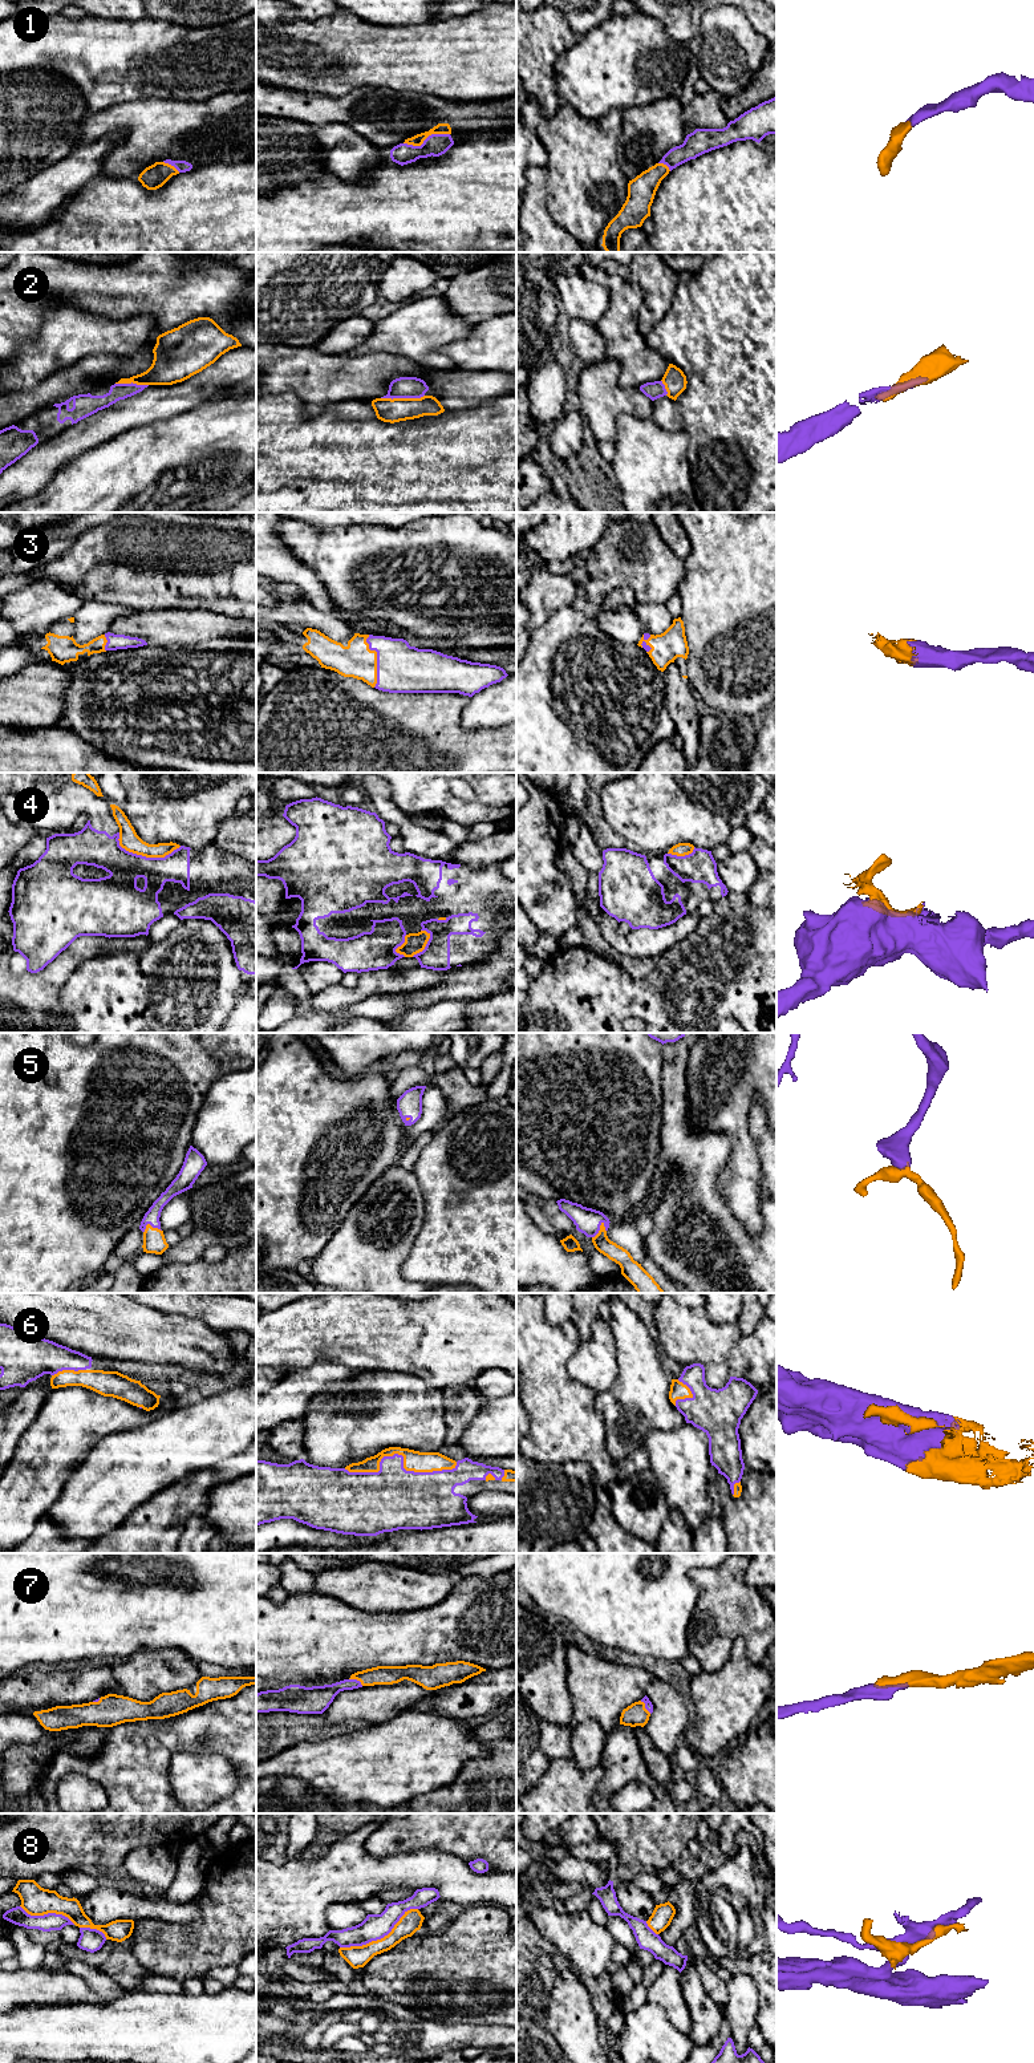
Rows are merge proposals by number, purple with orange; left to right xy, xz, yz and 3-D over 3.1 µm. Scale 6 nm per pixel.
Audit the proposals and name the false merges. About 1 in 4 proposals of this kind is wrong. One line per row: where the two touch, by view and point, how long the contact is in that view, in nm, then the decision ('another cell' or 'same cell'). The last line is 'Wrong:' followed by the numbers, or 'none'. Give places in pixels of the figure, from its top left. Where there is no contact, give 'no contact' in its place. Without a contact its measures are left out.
1: meets purple in xz at (426, 138); contact 280 nm long; same cell
2: meets purple in xz at (402, 397); contact 260 nm long; same cell
3: meets purple in xz at (377, 660); contact 320 nm long; same cell
4: meets purple in xy at (147, 858); contact 400 nm long; another cell
5: meets purple in yz at (599, 1229); contact 120 nm long; same cell
6: meets purple in xz at (401, 1455); contact 700 nm long; same cell
7: meets purple in xz at (356, 1680); contact 100 nm long; same cell
8: meets purple in xz at (380, 1938); contact 550 nm long; another cell
Wrong: 4, 8

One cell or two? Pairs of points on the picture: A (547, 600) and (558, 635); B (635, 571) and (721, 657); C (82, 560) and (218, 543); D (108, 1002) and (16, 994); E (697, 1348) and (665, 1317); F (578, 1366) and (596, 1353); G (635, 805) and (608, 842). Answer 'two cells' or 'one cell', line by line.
A: two cells
B: two cells
C: one cell
D: two cells
E: one cell
F: one cell
G: two cells

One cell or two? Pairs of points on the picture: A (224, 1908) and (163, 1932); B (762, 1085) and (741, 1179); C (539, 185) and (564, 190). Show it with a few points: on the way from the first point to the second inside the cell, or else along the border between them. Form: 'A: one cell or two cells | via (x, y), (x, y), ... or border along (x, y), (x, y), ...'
A: one cell | via (210, 1922), (201, 1932), (178, 1932)
B: one cell | via (739, 1101), (741, 1154)
C: two cells | border along (544, 167), (548, 189), (548, 213), (552, 217)

